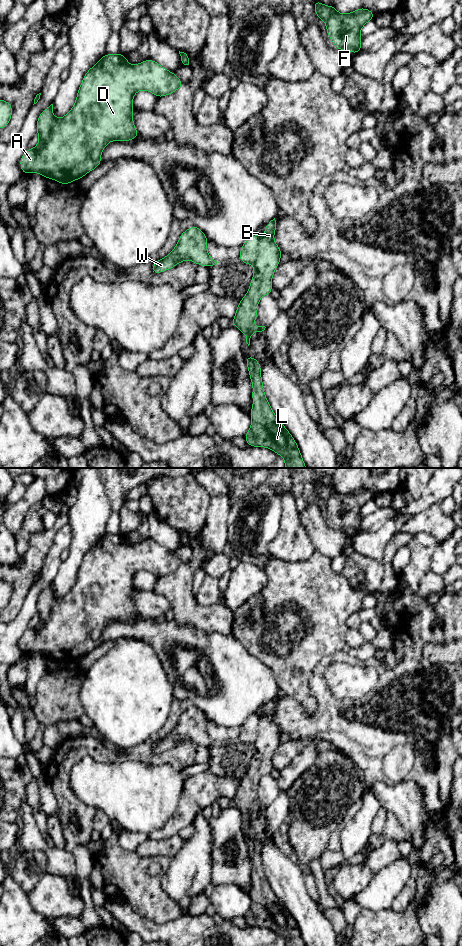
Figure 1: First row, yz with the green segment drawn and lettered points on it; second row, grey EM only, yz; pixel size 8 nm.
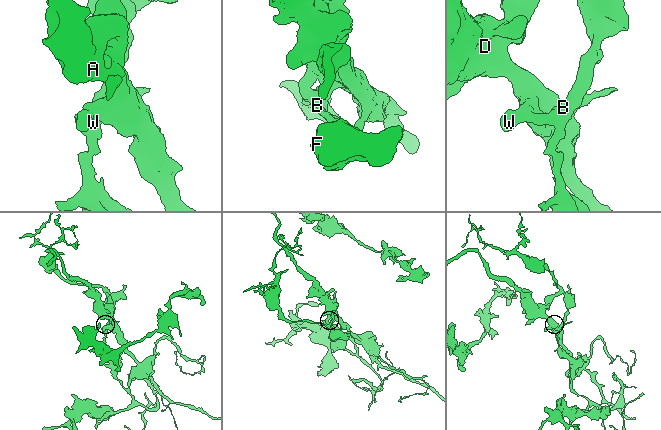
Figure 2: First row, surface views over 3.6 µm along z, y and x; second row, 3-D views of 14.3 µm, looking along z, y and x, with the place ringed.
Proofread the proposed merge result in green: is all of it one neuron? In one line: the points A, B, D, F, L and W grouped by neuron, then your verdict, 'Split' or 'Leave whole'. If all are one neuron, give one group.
Groups: A D W / B F L. Split

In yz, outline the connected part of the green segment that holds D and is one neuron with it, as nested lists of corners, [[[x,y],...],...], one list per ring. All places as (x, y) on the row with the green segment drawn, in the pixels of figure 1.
[[[104,54],[84,75],[75,104],[64,117],[54,117],[53,104],[40,113],[36,125],[39,142],[35,148],[27,149],[20,158],[23,174],[39,173],[46,179],[60,182],[62,186],[80,180],[102,164],[100,157],[109,142],[126,142],[140,136],[132,117],[136,92],[146,90],[159,98],[182,87],[184,84],[175,73],[150,58],[130,65],[126,55]]]

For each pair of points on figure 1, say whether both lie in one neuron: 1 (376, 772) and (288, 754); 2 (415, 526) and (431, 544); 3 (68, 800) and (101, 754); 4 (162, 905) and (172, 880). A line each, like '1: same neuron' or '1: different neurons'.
1: different neurons
2: different neurons
3: same neuron
4: different neurons

